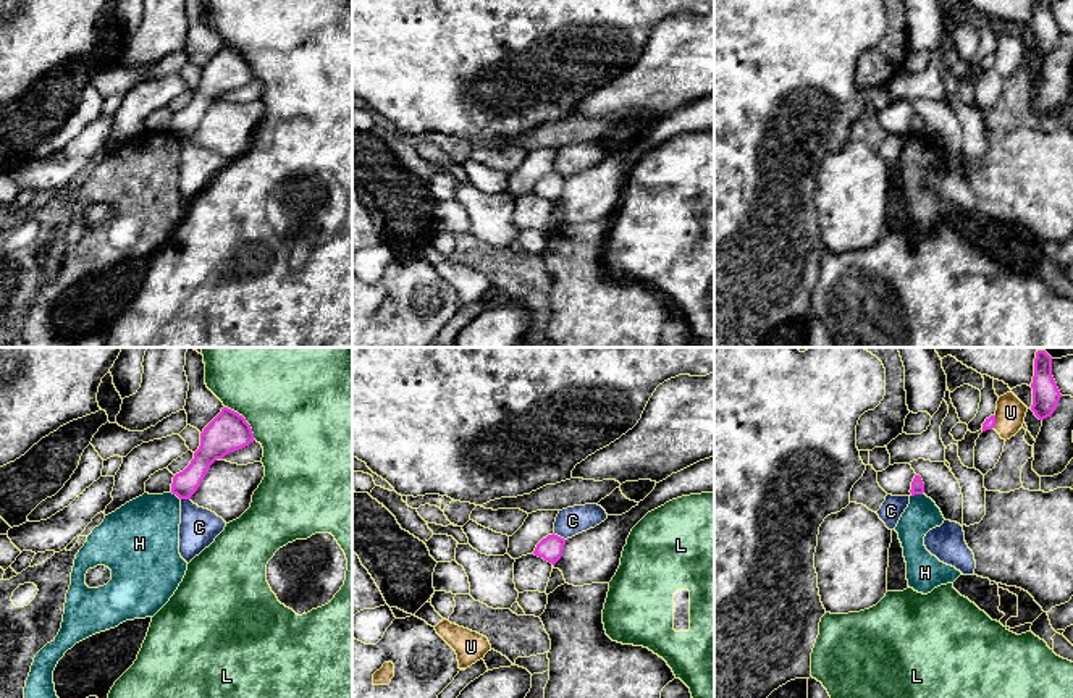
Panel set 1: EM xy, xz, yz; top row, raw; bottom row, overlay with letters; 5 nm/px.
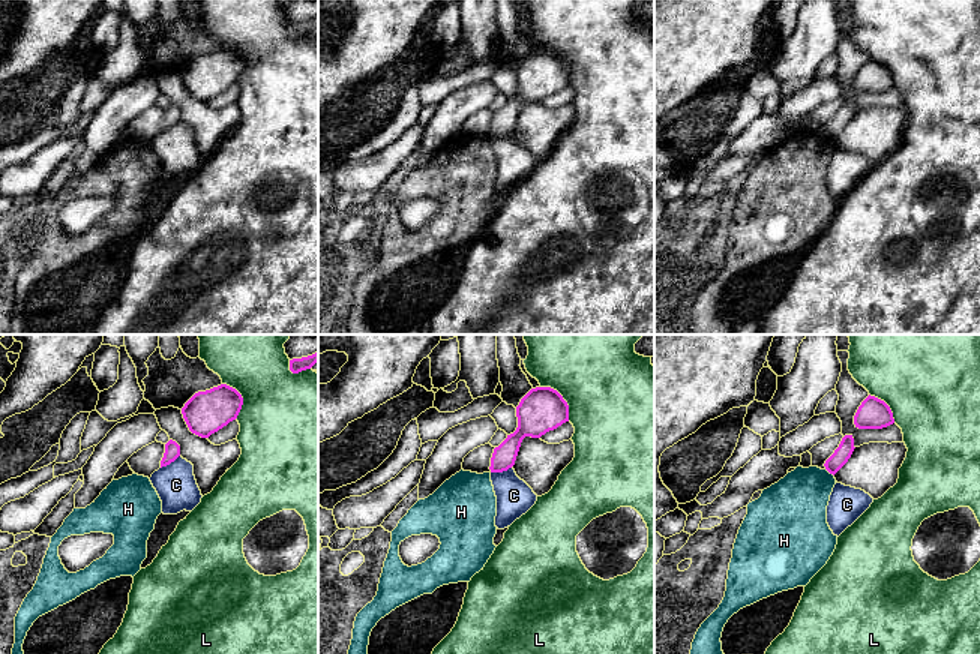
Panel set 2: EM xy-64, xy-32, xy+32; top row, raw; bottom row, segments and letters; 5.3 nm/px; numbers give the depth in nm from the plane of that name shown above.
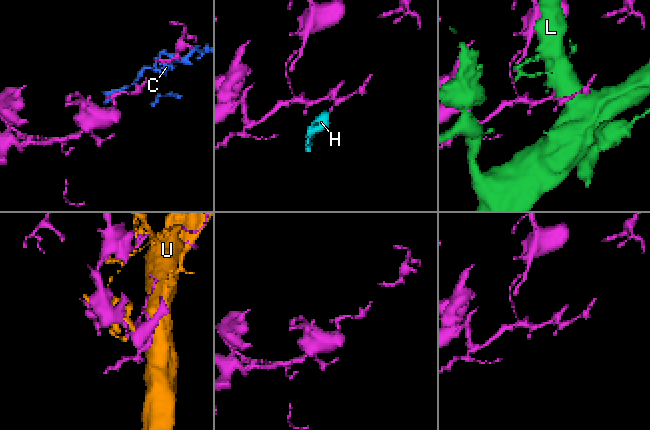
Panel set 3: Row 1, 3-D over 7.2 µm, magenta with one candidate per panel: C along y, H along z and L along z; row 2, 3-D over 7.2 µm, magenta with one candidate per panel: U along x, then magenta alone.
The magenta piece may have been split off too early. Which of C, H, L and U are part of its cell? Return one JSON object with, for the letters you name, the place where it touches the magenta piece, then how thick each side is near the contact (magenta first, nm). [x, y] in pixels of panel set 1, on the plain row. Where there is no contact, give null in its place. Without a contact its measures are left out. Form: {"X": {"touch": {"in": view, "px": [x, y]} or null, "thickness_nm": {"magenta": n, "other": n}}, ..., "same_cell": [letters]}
{"same_cell": []}

